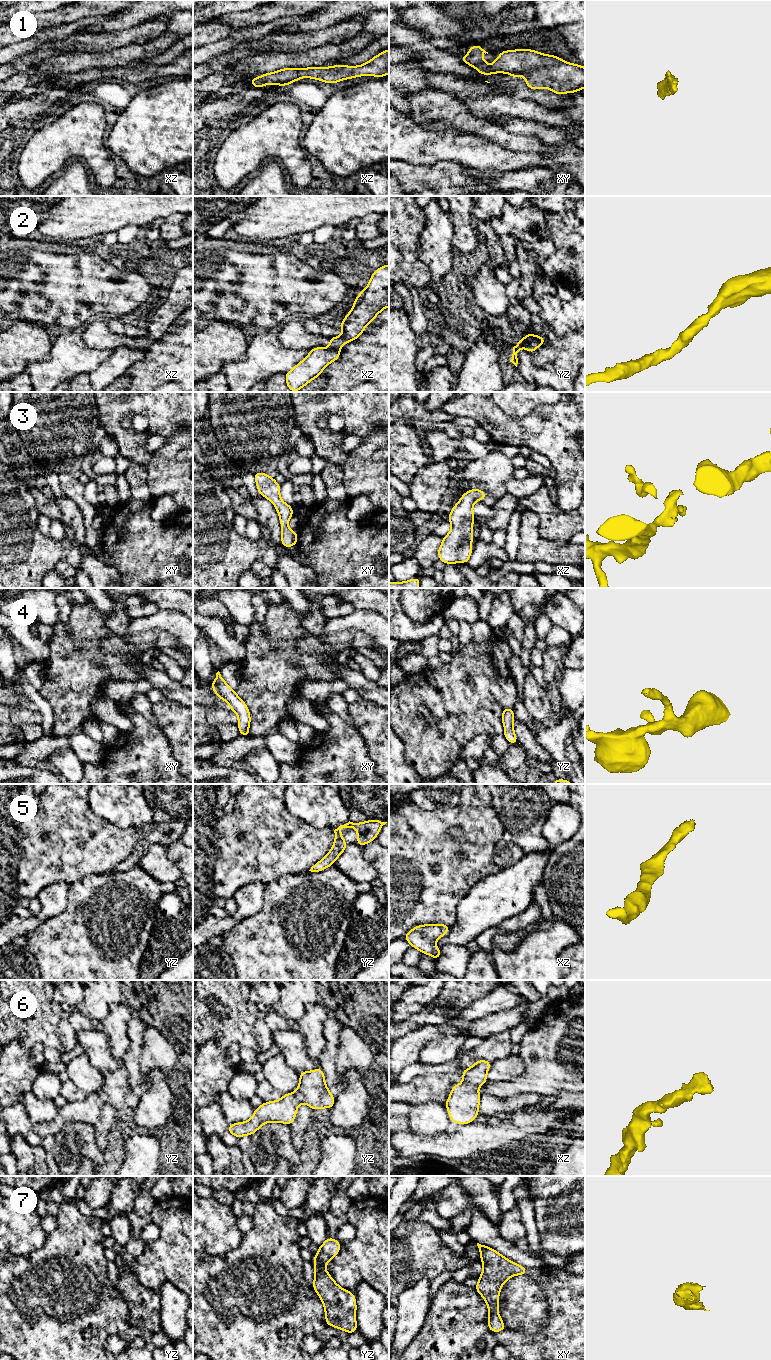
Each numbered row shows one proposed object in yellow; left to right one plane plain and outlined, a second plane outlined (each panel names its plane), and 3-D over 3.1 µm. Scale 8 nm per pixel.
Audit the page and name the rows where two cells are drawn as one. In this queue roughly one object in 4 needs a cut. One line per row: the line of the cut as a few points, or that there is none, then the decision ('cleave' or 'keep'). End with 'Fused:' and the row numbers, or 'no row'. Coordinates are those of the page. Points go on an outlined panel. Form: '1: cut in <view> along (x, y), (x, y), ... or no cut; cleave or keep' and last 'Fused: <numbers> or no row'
1: no cut; keep
2: no cut; keep
3: no cut; keep
4: no cut; keep
5: no cut; keep
6: no cut; keep
7: no cut; keep
Fused: no row

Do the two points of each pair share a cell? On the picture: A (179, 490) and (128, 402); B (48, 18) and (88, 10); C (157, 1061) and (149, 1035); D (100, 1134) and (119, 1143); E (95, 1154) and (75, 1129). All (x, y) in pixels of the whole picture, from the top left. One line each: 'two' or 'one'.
A: one
B: one
C: one
D: two
E: one

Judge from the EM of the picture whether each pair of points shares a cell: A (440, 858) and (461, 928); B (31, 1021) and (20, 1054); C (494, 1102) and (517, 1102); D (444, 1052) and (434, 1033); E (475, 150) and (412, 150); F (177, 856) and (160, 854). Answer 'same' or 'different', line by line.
A: different
B: different
C: same
D: different
E: same
F: different

